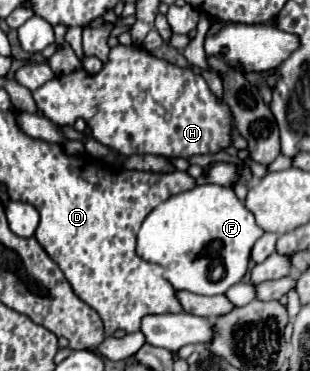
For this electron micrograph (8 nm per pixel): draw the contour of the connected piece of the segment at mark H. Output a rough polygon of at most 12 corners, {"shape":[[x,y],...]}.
{"shape":[[116,46],[34,92],[124,156],[188,160],[234,140],[204,76]]}

